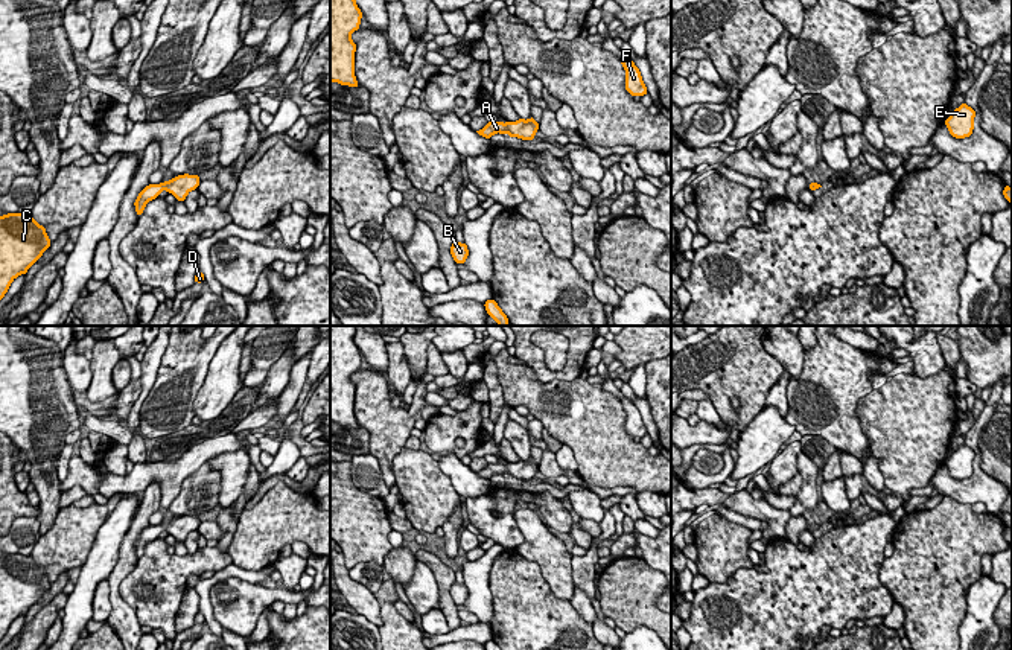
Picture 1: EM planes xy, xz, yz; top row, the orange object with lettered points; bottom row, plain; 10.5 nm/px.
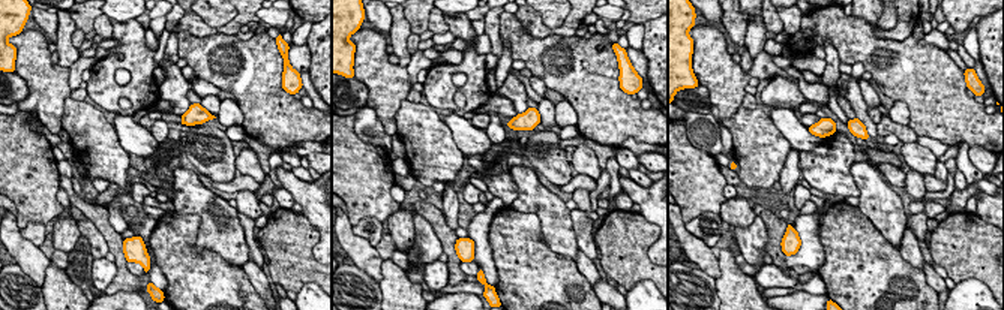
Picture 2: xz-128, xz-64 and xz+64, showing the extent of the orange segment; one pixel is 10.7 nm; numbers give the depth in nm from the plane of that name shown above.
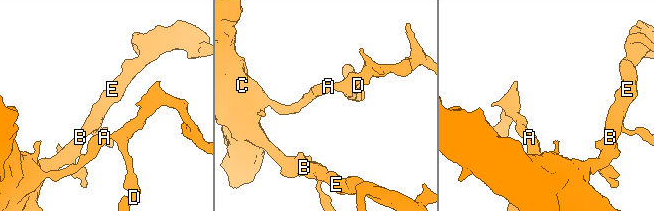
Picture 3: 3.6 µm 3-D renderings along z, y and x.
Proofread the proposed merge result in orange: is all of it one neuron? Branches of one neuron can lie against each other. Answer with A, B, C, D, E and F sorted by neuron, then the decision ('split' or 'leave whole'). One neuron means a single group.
A B C D E F; leave whole

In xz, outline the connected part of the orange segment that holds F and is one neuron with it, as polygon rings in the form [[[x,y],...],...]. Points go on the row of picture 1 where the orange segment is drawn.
[[[622,55],[621,58],[621,64],[627,73],[625,76],[625,90],[632,94],[632,96],[644,96],[647,94],[647,87],[642,81],[641,72],[639,69],[635,65],[635,62],[627,58],[625,55]]]

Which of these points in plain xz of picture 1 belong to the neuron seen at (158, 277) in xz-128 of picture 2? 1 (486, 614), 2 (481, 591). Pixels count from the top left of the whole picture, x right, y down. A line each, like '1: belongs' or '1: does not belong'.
1: belongs
2: belongs

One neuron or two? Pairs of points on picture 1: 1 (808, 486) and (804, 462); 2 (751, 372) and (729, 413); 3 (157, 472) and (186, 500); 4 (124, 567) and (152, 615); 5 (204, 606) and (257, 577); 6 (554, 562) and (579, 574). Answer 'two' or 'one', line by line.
1: one
2: one
3: two
4: two
5: one
6: two

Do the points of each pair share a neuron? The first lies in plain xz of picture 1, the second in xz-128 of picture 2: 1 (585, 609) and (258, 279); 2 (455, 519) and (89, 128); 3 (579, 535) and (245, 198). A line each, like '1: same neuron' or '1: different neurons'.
1: same neuron
2: different neurons
3: same neuron

